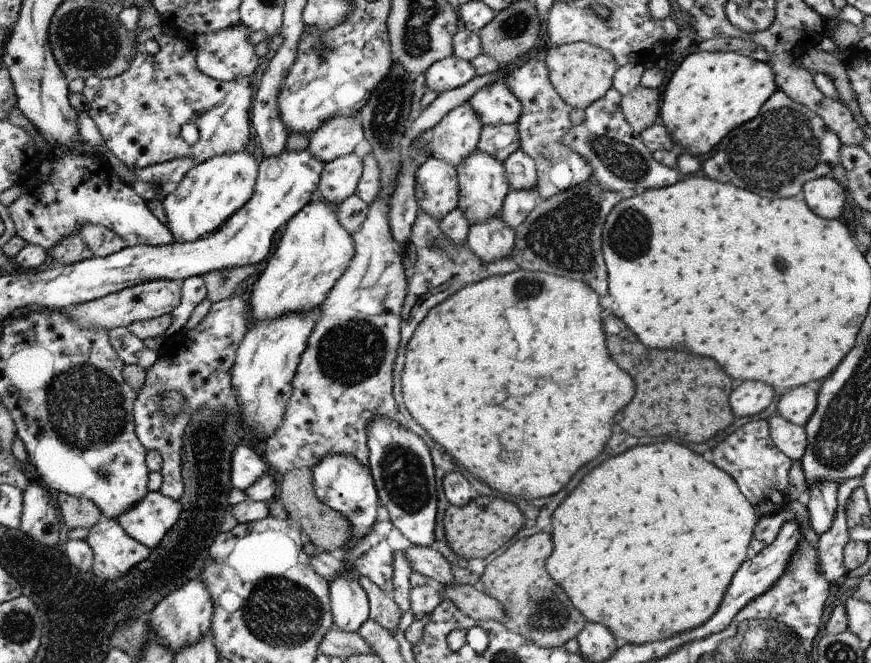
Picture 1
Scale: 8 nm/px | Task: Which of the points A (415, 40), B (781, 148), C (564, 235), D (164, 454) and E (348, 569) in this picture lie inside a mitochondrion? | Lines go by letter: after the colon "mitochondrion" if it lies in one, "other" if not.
A: mitochondrion
B: mitochondrion
C: mitochondrion
D: other
E: other

